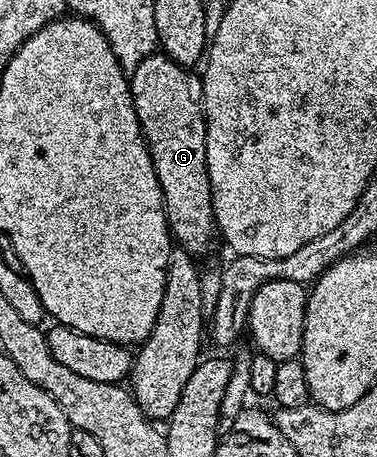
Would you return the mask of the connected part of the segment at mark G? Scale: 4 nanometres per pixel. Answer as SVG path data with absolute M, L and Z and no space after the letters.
M153 53L146 56L130 72L132 104L140 122L144 144L152 158L152 164L158 177L158 185L164 198L164 212L168 218L168 229L172 238L193 257L201 257L218 243L216 218L212 208L210 177L206 165L206 133L208 123L204 120L204 80L195 70L178 65L169 55Z

